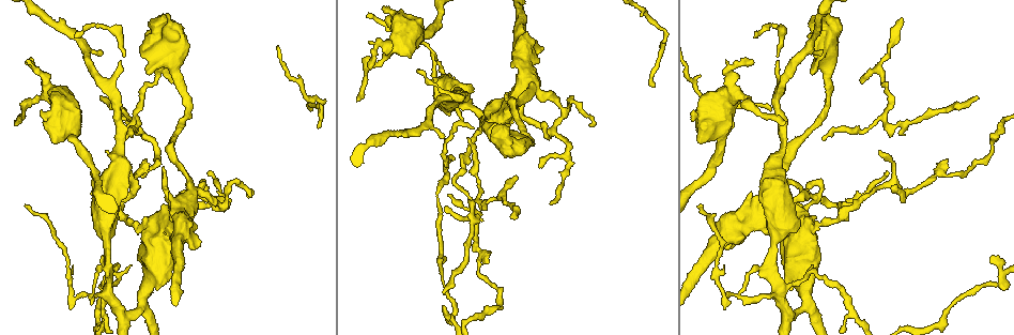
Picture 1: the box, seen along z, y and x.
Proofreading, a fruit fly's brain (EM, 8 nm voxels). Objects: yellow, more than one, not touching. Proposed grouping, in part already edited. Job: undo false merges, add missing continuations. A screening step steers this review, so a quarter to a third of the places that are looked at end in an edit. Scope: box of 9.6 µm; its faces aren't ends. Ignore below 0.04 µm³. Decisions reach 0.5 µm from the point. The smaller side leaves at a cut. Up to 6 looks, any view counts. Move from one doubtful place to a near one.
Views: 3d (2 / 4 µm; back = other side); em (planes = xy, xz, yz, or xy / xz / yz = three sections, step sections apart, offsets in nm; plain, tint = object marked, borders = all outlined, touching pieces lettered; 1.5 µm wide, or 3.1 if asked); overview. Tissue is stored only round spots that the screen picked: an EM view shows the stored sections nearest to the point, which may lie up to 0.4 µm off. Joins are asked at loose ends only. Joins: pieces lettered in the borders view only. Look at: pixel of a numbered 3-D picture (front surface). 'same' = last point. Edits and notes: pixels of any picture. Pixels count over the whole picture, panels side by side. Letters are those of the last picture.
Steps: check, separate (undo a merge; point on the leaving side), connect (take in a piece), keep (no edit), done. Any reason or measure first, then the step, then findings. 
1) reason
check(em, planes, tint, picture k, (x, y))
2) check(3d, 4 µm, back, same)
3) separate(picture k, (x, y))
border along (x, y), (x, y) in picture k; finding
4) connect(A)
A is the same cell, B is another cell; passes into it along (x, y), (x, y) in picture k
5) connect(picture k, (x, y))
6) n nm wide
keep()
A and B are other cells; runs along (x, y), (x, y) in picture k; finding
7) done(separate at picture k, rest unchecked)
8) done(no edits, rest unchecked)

closes a loop
check(em, yz, step 8, tint, picture 1, (433, 55))

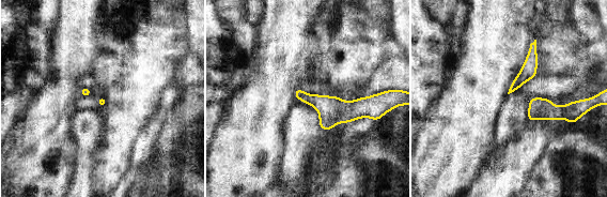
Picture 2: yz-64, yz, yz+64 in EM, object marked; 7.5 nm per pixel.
another direction
check(em, planes, borders, same)

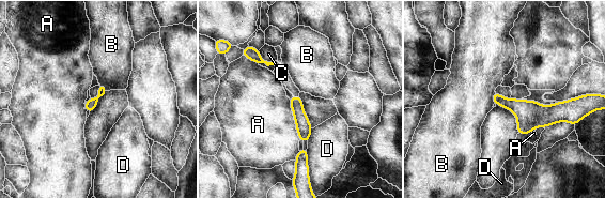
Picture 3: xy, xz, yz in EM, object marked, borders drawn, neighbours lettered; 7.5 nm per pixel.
80 nm wide
separate(picture 3, (497, 97))
A, B, C and D are other cells; border along (503, 98), (498, 102) in picture 3; two cells meet here

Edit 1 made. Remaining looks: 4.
calibre changes
check(em, yz, step 4, tint, picture 1, (721, 139))

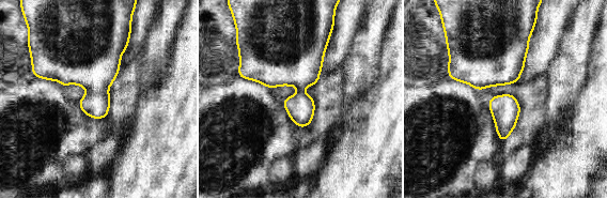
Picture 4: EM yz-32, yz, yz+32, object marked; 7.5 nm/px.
check(em, xz, step 8, borders, same)

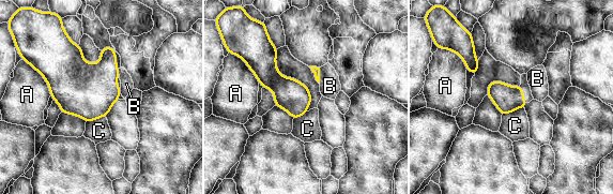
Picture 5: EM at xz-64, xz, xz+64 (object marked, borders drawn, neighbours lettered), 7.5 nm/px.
keep()
A, B and C are other cells; border along (523, 107), (502, 115) in picture 5; one cell here

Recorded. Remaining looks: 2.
done(separate at picture 3, rest unchecked)

